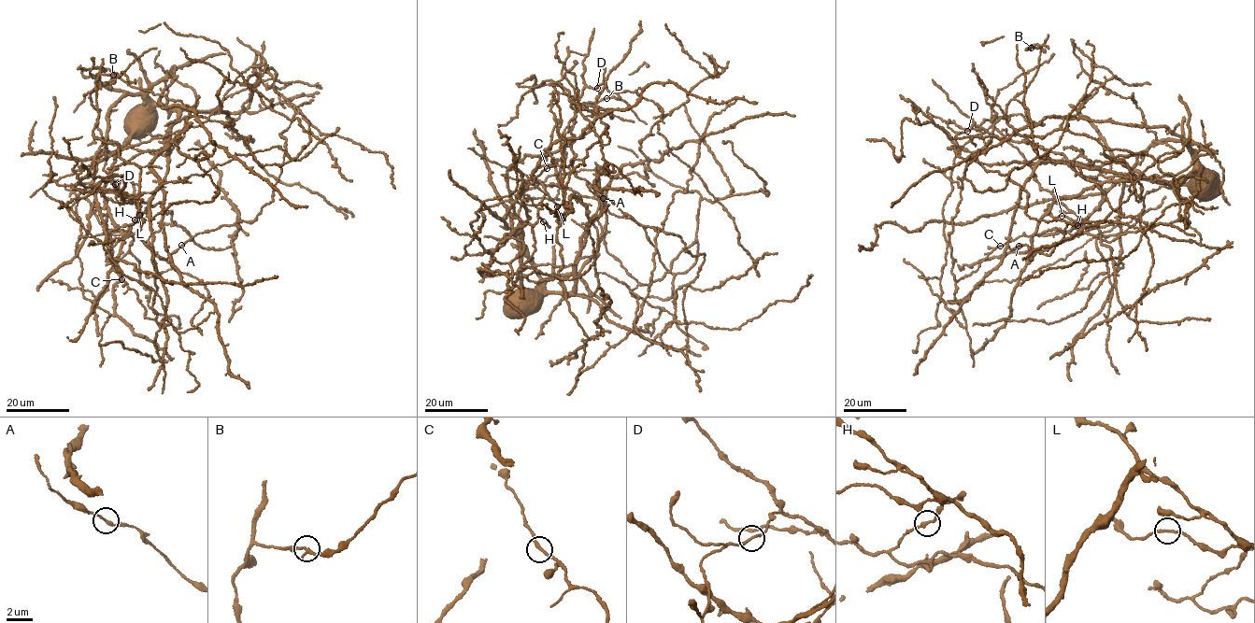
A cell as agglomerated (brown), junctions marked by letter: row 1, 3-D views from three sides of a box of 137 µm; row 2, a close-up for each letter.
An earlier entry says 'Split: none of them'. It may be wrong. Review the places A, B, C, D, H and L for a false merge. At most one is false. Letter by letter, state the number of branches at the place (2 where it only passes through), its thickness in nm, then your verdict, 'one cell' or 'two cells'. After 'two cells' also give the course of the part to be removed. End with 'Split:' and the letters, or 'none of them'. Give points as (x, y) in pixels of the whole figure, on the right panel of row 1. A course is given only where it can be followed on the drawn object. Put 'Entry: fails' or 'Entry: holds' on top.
Entry: holds
A: 2 branches meet; 180 nm thick; one cell
B: 2 branches meet; 200 nm thick; one cell
C: 2 branches meet; 200 nm thick; one cell
D: 2 branches meet; 200 nm thick; one cell
H: 2 branches meet; 200 nm thick; one cell
L: 2 branches meet; 200 nm thick; one cell
Split: none of them

